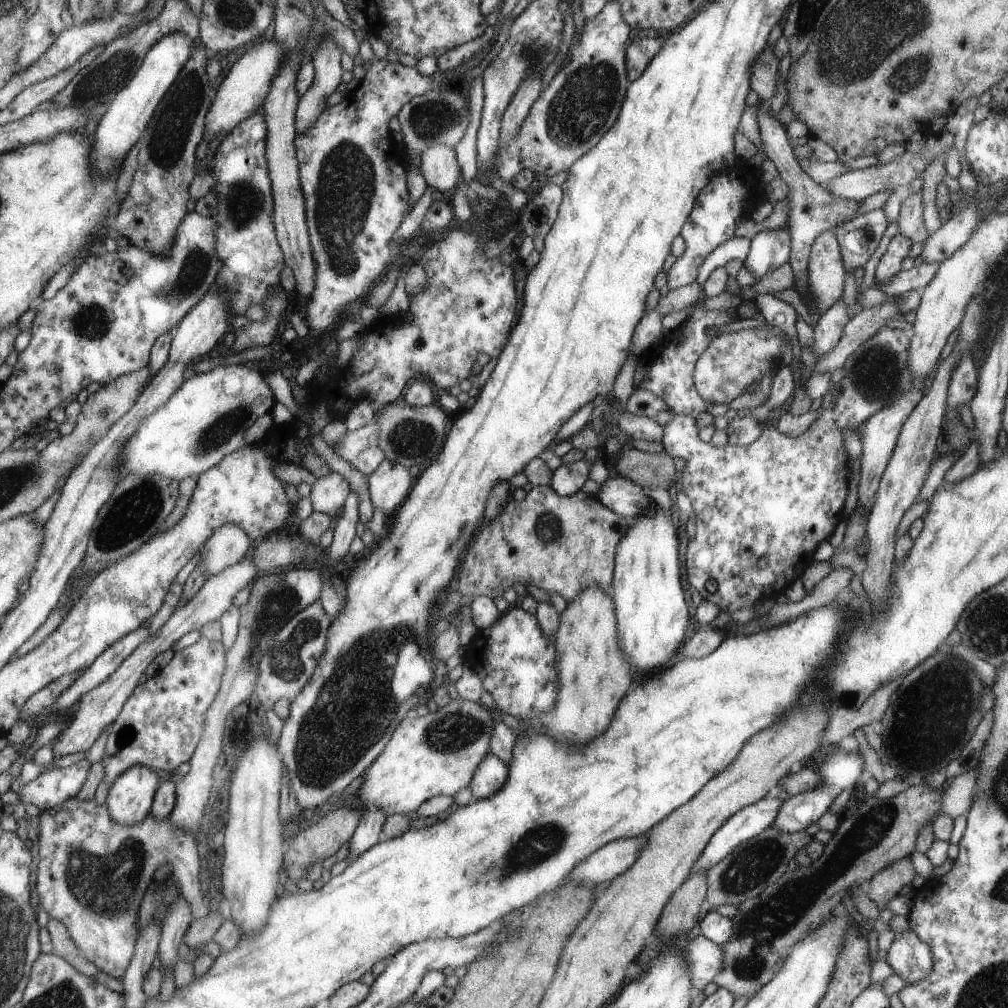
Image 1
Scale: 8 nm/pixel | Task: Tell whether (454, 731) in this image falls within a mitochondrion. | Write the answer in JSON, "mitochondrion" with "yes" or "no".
{"mitochondrion":"yes"}

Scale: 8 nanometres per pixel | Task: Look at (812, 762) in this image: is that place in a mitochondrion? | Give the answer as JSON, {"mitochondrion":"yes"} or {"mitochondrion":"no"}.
{"mitochondrion":"no"}

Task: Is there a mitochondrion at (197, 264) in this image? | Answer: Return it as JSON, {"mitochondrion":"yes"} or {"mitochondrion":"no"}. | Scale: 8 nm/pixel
{"mitochondrion":"yes"}

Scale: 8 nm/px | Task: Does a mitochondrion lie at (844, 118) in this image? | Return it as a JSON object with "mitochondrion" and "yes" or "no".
{"mitochondrion":"no"}

